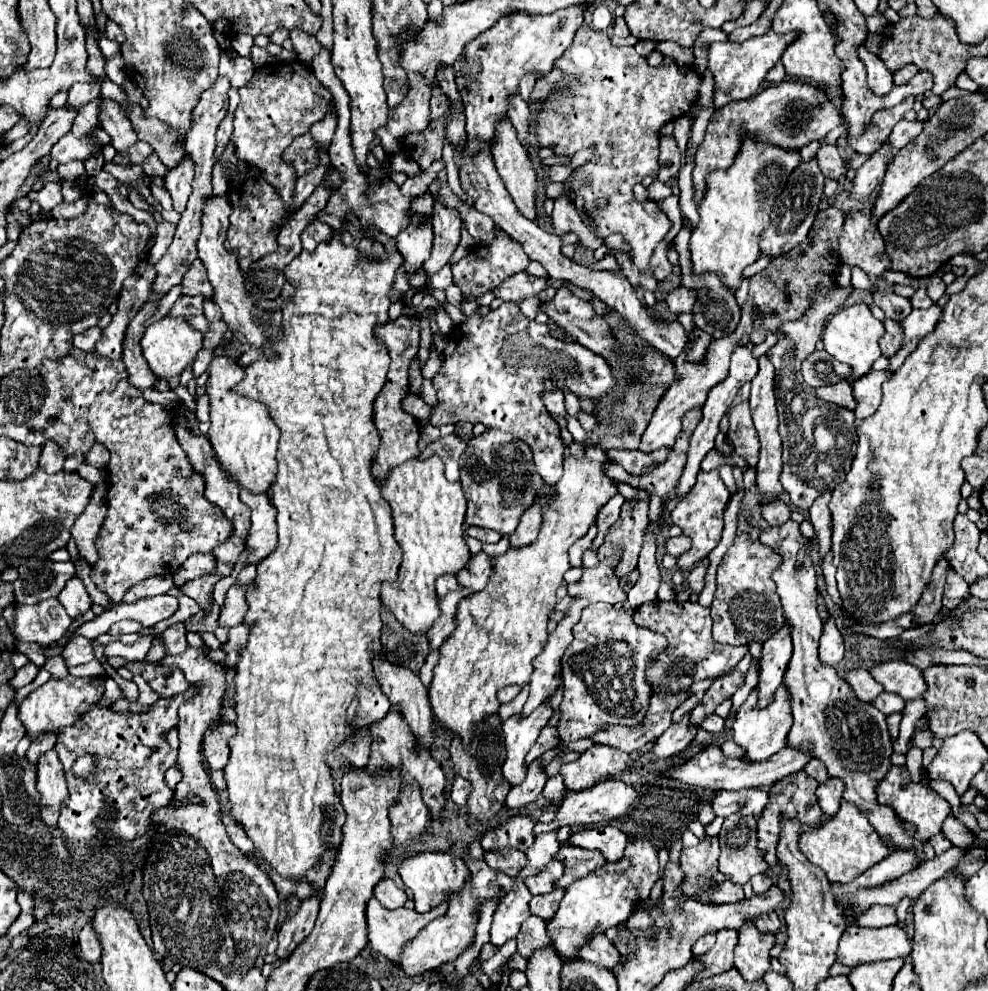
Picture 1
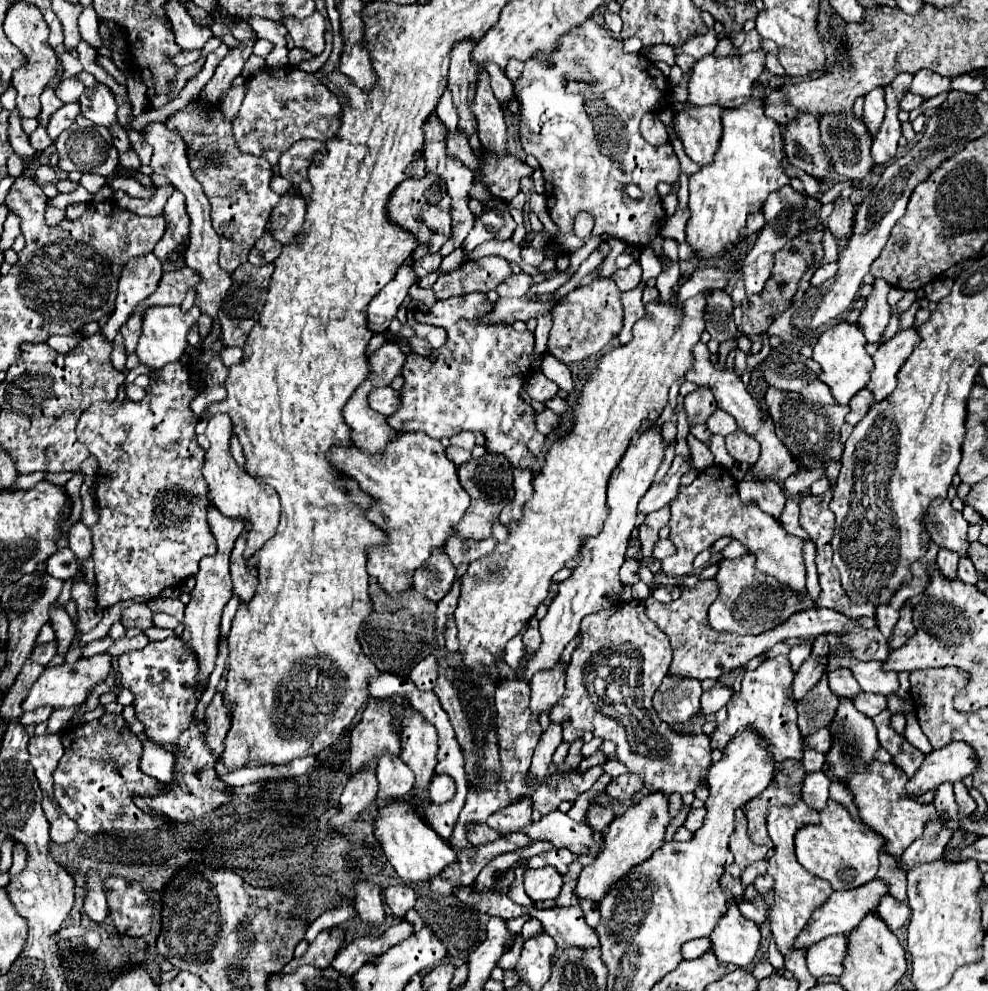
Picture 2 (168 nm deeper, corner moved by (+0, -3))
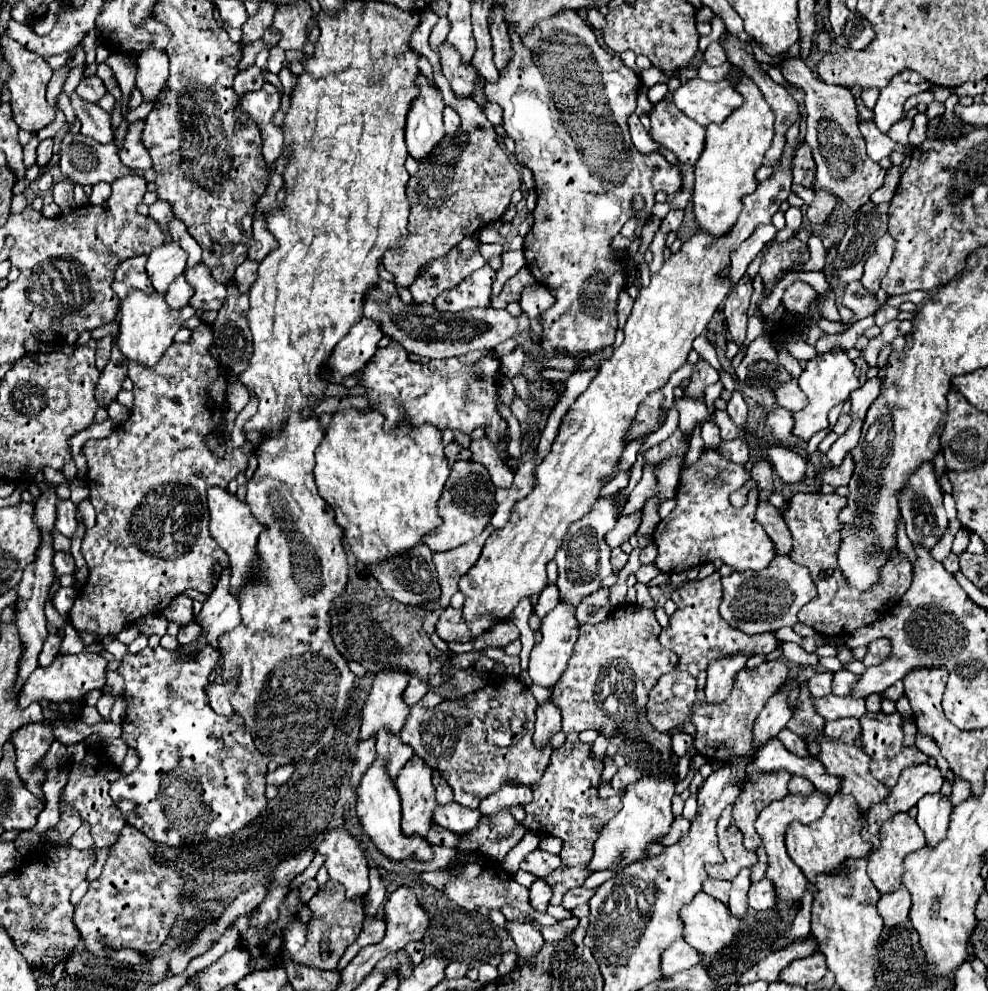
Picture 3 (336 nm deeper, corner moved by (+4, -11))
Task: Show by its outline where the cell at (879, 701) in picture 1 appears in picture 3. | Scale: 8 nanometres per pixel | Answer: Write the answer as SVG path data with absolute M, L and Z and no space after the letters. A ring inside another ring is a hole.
M826 695L826 699L812 697L812 705L816 713L822 715L826 721L838 719L838 717L860 719L866 713L864 699L852 699L852 697L836 697L836 695Z

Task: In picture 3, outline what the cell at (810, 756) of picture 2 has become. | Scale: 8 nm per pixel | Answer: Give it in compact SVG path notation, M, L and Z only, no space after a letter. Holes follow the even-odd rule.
M782 729L780 733L778 733L778 739L782 741L782 745L790 751L790 753L794 753L794 755L798 755L798 757L806 757L806 747L804 747L804 741L796 735L796 733L792 733L790 729Z

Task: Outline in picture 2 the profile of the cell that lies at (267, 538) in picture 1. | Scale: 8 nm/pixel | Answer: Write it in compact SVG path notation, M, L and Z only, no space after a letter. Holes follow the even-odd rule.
M246 531L238 537L232 555L230 555L230 571L232 571L232 583L234 583L234 593L240 595L240 601L250 601L254 595L254 583L258 577L250 567L246 567L246 559L242 557L246 549Z

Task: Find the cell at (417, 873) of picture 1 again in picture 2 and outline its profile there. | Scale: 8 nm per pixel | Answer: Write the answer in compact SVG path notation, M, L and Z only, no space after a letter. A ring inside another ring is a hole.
M394 803L380 809L378 819L374 821L376 837L382 843L382 849L396 869L398 877L404 883L426 883L438 877L450 863L456 863L456 853L450 851L448 843L436 835L406 803Z

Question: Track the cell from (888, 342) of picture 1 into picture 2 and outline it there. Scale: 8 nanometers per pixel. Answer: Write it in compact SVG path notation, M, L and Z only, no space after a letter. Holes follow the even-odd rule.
M876 279L874 281L874 291L872 295L866 299L866 307L860 313L860 327L866 335L866 339L870 343L880 343L882 341L882 333L890 321L890 305L886 301L886 295L890 291L890 283L886 283L884 279Z

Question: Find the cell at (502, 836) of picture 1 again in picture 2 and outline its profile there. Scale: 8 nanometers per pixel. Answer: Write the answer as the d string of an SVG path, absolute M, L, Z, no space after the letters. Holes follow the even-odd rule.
M526 797L524 801L520 799L518 803L512 803L510 807L496 811L494 815L490 815L490 819L486 823L494 831L498 831L502 835L510 835L510 833L516 833L516 831L528 827L532 823L530 815L532 815L532 801L530 801L530 797Z

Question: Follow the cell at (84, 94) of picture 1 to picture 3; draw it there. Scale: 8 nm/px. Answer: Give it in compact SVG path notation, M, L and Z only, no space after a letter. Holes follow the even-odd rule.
M46 139L46 141L40 141L38 145L38 159L36 159L36 165L38 167L46 167L52 159L52 153L54 153L54 141L52 139Z

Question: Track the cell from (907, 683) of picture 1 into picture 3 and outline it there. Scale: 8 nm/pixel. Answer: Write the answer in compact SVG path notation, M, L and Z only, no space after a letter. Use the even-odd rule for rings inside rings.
M838 671L834 673L834 681L832 681L832 693L834 695L848 695L850 687L856 683L856 675L850 671Z

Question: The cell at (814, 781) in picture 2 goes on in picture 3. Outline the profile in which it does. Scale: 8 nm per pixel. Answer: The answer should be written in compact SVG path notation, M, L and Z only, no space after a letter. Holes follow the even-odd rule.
M792 777L790 783L788 783L788 791L790 793L804 793L804 795L808 795L808 793L814 791L814 785L806 777Z

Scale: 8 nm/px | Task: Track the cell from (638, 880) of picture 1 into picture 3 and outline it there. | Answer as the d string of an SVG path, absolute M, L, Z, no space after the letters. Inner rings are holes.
M644 775L642 779L630 783L622 797L622 811L602 829L598 841L594 843L594 857L588 869L604 871L618 867L620 863L642 861L646 845L656 843L662 835L666 835L674 821L674 815L670 811L674 785L674 779L650 779L650 775Z

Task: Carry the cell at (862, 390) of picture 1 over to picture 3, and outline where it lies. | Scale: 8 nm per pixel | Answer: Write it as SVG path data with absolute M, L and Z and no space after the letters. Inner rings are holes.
M846 401L844 403L844 409L842 409L842 413L840 413L840 417L838 417L838 421L836 421L836 425L834 425L832 431L836 435L842 435L850 427L850 423L852 423L852 417L850 417L850 401Z

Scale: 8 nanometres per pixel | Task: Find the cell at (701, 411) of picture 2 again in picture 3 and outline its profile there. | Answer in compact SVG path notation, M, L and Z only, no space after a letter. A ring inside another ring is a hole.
M702 357L696 361L696 365L694 365L694 373L692 373L692 377L690 377L690 385L684 389L684 395L688 395L688 397L700 397L702 393L704 393L704 389L708 387L708 385L712 385L712 383L716 383L720 377L718 377L718 371L716 369L712 369L710 365L708 365L708 361L704 361Z

